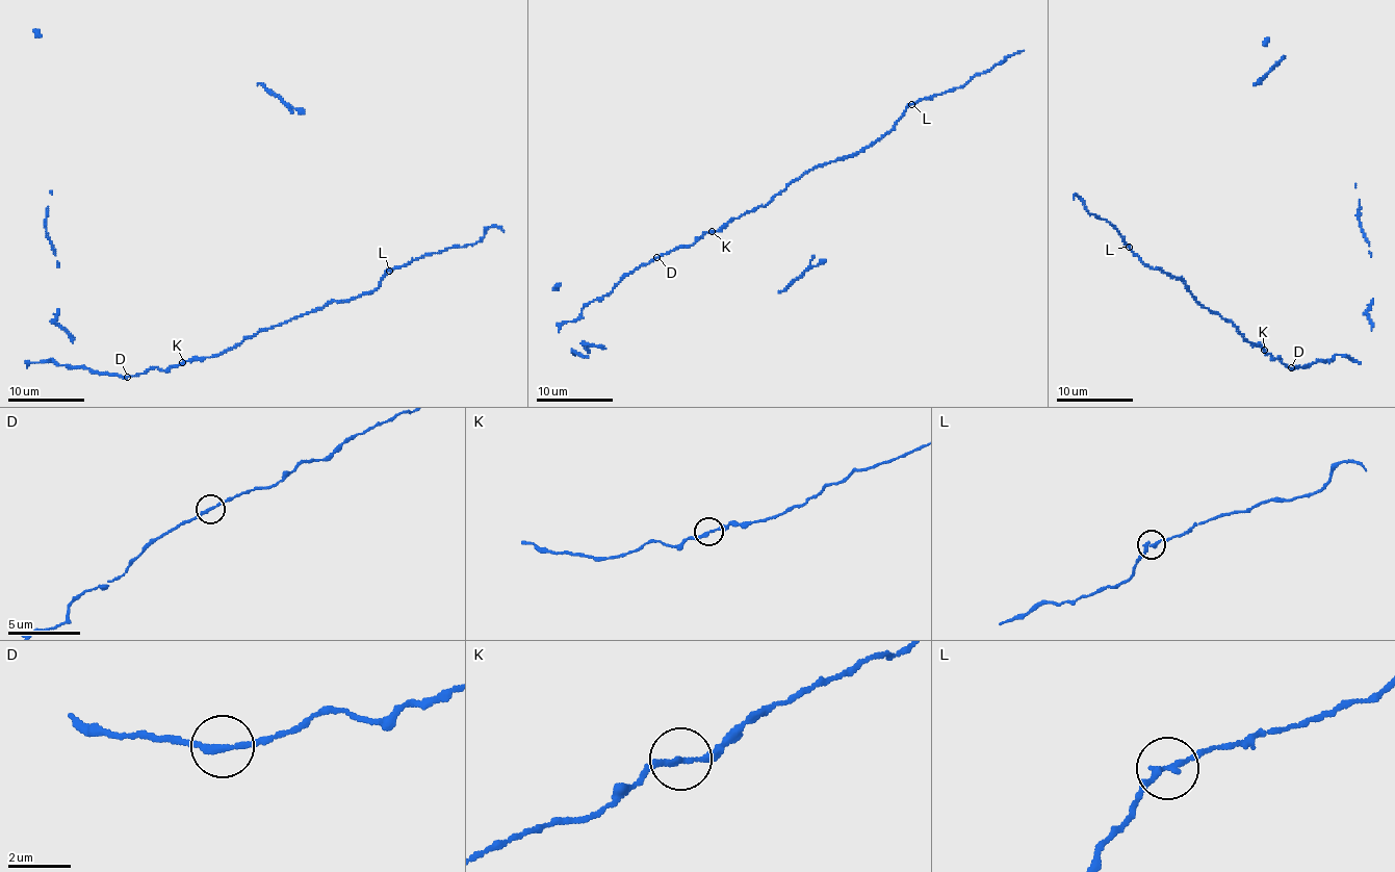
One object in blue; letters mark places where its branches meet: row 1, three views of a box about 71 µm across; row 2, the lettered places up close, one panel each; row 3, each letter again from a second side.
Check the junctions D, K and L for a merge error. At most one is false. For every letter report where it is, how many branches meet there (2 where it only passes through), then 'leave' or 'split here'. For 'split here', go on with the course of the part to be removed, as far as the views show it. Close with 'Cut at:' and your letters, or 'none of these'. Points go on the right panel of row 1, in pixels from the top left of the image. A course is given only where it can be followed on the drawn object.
D: place (1291, 367); branches 2; leave
K: place (1264, 350); branches 2; leave
L: place (1129, 247); branches 2; leave
Cut at: none of these

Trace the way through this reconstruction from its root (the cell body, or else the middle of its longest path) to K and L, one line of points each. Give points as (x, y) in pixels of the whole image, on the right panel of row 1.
K: (1282, 361), (1280, 356), (1272, 358), (1263, 350)
L: (1282, 361), (1199, 304), (1182, 278), (1151, 268), (1130, 247)

